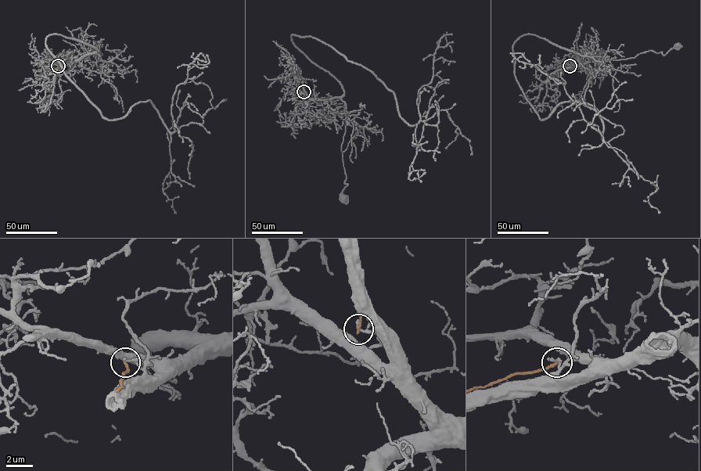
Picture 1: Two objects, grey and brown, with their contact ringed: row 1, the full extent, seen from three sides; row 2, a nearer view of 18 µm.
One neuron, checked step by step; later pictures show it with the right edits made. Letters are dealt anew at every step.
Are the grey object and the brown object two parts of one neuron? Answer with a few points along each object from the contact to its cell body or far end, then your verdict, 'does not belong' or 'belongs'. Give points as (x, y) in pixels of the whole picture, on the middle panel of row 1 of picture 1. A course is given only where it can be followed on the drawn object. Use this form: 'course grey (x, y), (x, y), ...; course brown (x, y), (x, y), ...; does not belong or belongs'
course grey (303, 91), (310, 98), (340, 98), (345, 104), (346, 122), (341, 151), (347, 185), (343, 199); course brown (303, 91), (303, 84), (296, 75); does not belong

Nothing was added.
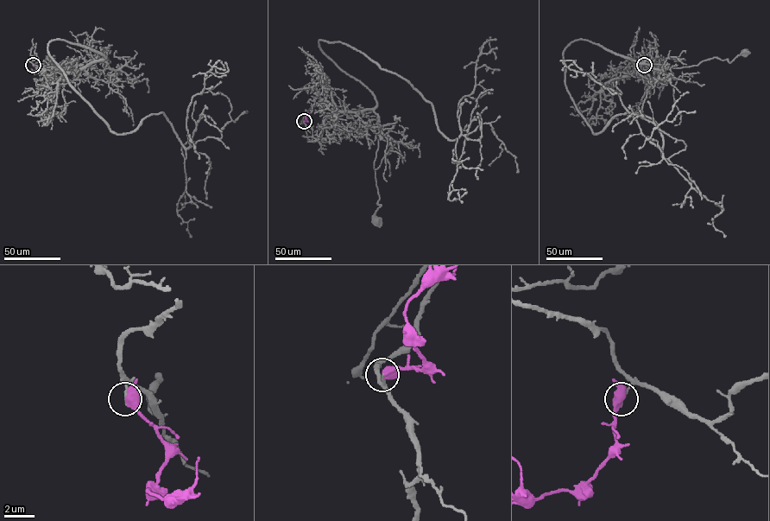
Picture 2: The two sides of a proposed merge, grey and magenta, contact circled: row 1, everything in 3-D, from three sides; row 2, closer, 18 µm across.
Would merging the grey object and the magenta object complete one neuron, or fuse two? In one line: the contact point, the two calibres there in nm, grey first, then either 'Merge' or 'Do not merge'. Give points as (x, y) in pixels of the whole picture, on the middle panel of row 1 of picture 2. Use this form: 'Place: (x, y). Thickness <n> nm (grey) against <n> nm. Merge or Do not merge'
Place: (304, 121). Thickness 180 nm (grey) against 480 nm. Do not merge

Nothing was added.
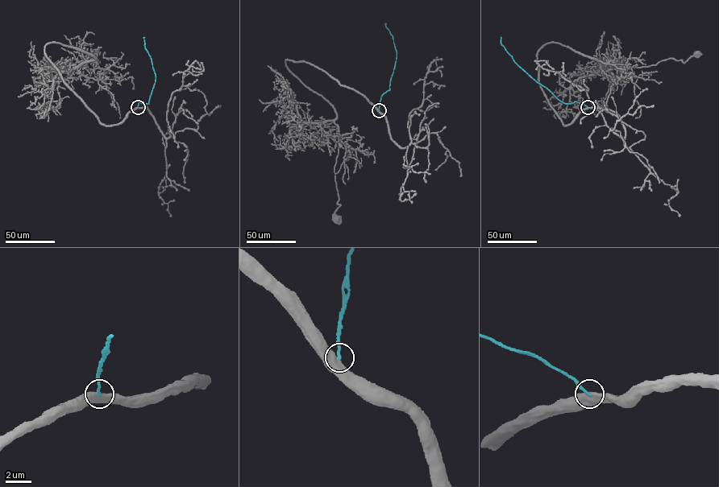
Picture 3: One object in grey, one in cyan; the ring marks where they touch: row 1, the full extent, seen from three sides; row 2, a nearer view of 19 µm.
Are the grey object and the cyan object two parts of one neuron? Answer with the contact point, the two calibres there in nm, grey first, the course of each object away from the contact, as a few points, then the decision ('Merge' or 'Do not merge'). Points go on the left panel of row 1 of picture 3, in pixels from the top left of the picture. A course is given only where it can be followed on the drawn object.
Place: (138, 107). Thickness 700 nm (grey) against 200 nm. Course of grey: (138, 107), (120, 122), (101, 124), (44, 47), (80, 48), (95, 68), (94, 53). Course of cyan: (138, 107), (139, 101), (148, 103), (155, 80), (144, 37). Do not merge

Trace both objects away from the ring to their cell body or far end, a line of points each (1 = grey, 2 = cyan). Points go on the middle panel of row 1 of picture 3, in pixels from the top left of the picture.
1: (379, 110), (309, 63), (285, 60), (336, 113), (334, 172), (340, 205), (335, 220)
2: (379, 110), (381, 95), (389, 90), (396, 56), (392, 37), (385, 23)

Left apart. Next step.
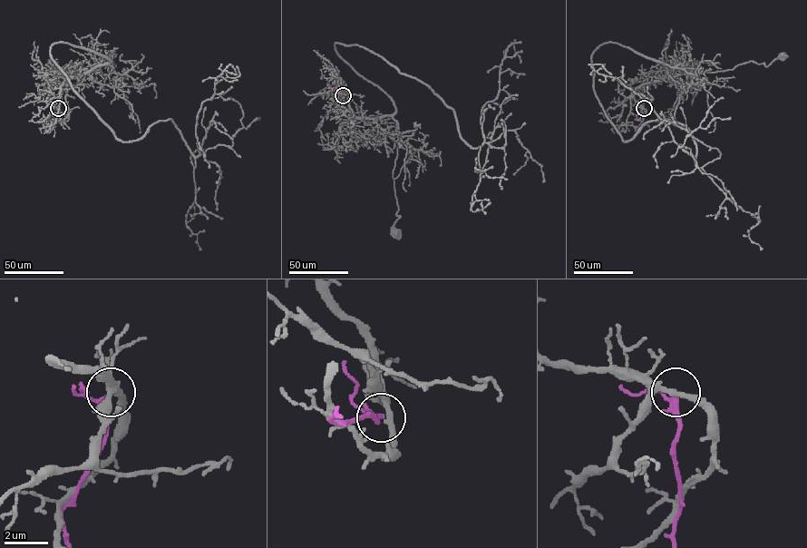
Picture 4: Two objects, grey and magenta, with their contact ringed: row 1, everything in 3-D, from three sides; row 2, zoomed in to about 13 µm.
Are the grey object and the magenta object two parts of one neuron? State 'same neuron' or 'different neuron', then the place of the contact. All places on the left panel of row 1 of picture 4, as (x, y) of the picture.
different neuron; place (58, 108)

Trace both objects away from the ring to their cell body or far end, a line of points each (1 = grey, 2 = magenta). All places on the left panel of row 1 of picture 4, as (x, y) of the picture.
1: (58, 108), (54, 105), (64, 82), (104, 64), (112, 72), (108, 71), (112, 61), (115, 64), (110, 55)
2: (58, 108), (51, 129)

